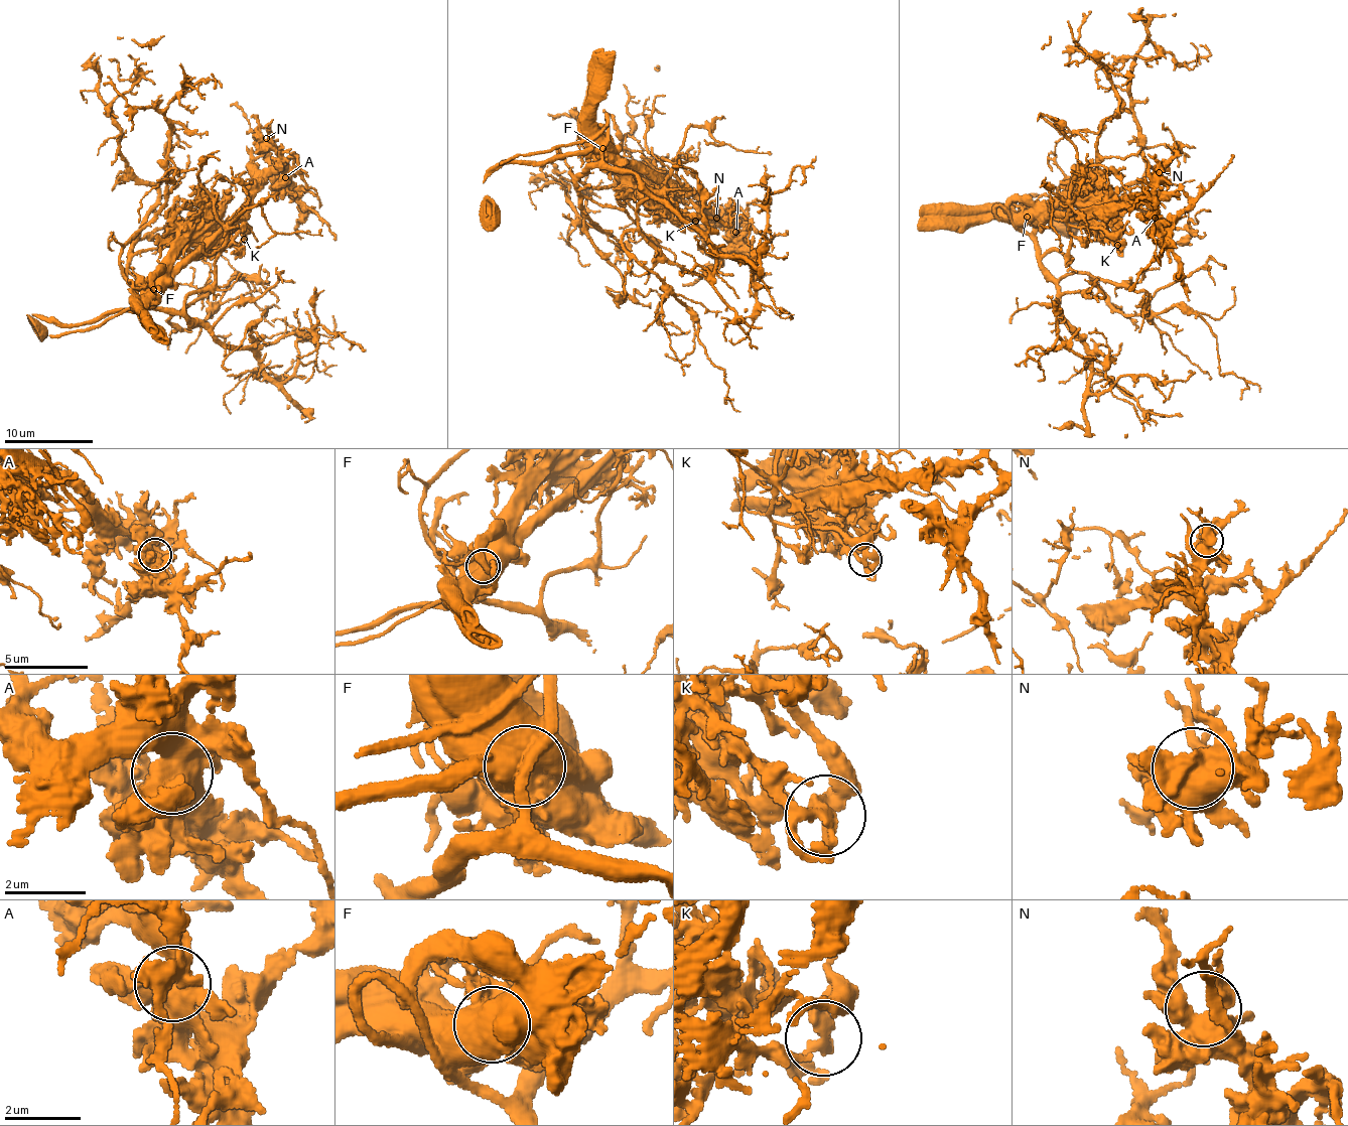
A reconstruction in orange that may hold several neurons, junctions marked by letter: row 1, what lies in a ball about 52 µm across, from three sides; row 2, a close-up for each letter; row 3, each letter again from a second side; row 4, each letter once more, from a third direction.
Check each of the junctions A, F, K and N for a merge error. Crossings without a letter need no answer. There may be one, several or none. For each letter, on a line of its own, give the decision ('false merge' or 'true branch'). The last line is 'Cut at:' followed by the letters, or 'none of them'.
A: true branch
F: false merge
K: false merge
N: true branch
Cut at: F, K

